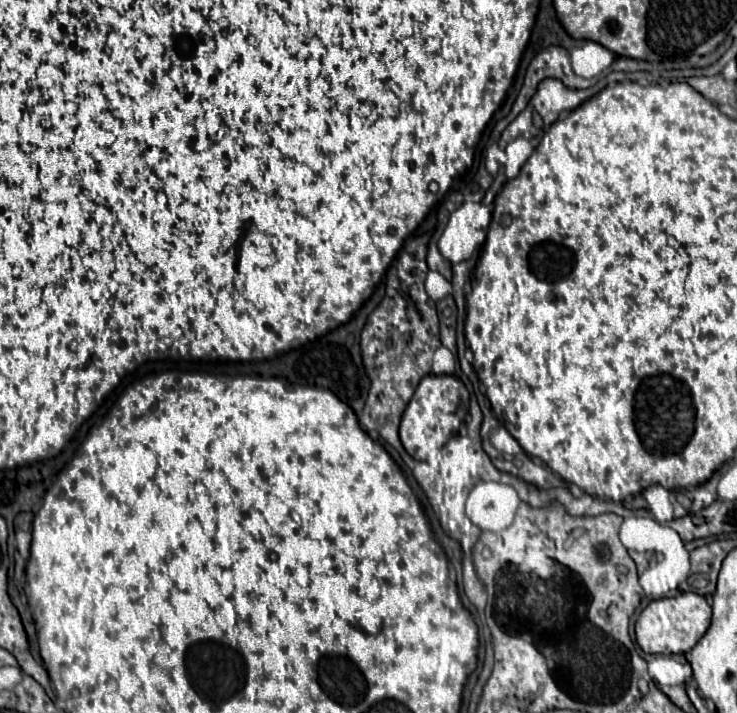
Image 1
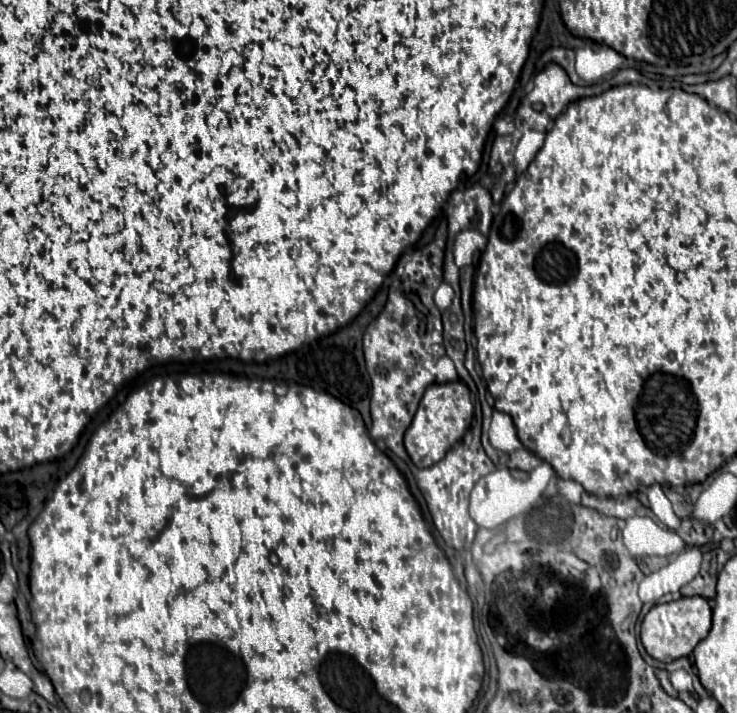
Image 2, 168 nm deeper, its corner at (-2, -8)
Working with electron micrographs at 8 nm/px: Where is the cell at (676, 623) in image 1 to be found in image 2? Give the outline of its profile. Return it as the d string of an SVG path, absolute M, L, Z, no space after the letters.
M681 597L663 605L655 605L641 623L641 643L645 651L663 663L671 663L679 657L689 657L699 641L707 637L711 629L711 607L703 597Z

